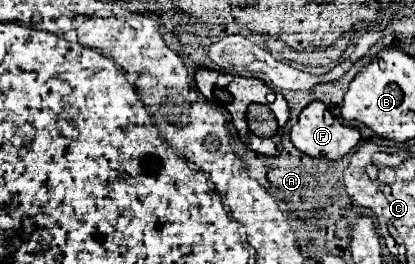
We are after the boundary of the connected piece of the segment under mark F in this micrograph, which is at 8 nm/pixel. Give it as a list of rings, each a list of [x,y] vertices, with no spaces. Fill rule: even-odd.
[[[312,102],[312,104],[308,104],[302,110],[298,122],[292,128],[290,140],[306,156],[312,156],[312,158],[328,158],[328,160],[342,160],[360,142],[360,132],[356,128],[344,126],[338,118],[334,118],[330,114],[330,110],[328,110],[326,104]]]

